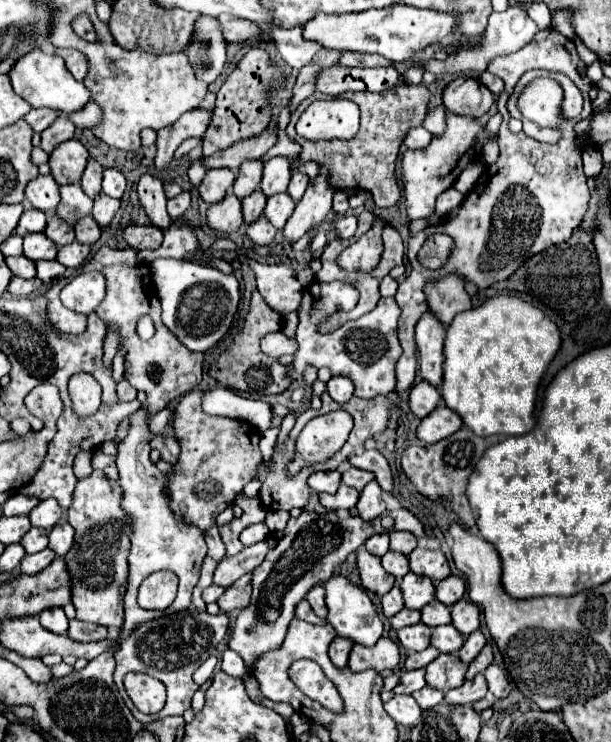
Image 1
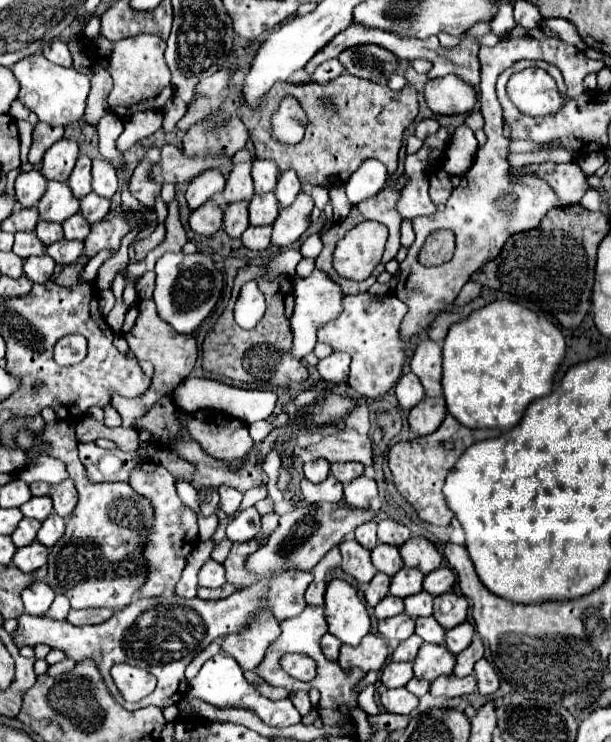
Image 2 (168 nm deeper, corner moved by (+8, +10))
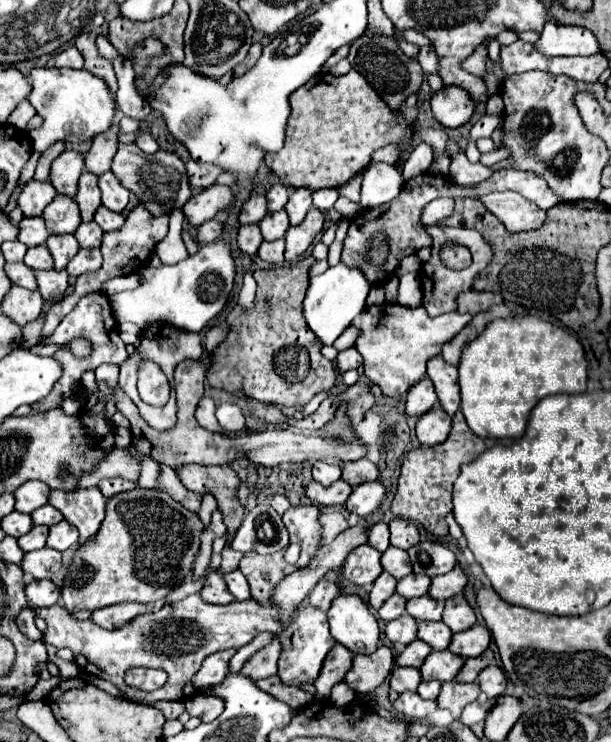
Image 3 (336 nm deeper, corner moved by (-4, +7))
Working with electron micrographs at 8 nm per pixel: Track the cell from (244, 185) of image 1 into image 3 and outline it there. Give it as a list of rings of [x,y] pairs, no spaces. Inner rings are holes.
[[[254,193],[254,195],[250,197],[250,201],[242,207],[240,223],[242,223],[242,225],[246,225],[246,223],[260,223],[266,213],[268,213],[268,211],[266,211],[266,197]]]

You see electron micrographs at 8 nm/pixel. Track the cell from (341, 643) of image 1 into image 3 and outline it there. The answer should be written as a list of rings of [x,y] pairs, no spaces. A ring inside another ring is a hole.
[[[334,645],[332,651],[330,651],[330,653],[326,655],[326,659],[324,659],[324,665],[322,665],[320,675],[316,677],[316,683],[314,683],[316,695],[320,695],[320,697],[324,697],[324,699],[330,697],[330,689],[332,689],[338,681],[344,679],[346,671],[352,667],[352,659],[354,659],[354,655],[352,655],[346,647]]]

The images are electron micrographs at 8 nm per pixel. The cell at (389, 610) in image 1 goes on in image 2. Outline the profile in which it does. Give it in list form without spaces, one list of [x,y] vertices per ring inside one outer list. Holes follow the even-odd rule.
[[[378,572],[378,574],[372,578],[372,582],[368,584],[368,590],[366,590],[366,594],[364,594],[364,596],[366,596],[366,602],[368,602],[370,606],[378,604],[380,598],[388,596],[388,590],[390,590],[390,576]]]

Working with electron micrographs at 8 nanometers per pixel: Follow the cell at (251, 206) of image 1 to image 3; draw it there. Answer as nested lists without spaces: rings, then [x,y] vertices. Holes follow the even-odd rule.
[[[240,225],[238,229],[238,249],[246,255],[256,255],[260,243],[264,241],[258,225]]]

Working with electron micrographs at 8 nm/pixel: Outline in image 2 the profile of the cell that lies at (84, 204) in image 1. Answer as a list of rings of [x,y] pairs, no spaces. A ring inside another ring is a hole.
[[[48,182],[46,194],[38,202],[40,218],[50,222],[64,222],[80,210],[78,200],[72,196],[72,190],[66,182]]]

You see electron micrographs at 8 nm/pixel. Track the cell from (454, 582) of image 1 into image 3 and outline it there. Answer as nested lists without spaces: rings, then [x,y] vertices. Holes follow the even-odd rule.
[[[456,565],[450,573],[444,573],[444,575],[438,575],[438,577],[432,579],[430,597],[438,599],[438,601],[446,601],[446,599],[462,593],[466,581],[468,579],[466,579],[464,571],[460,569],[460,565]]]

